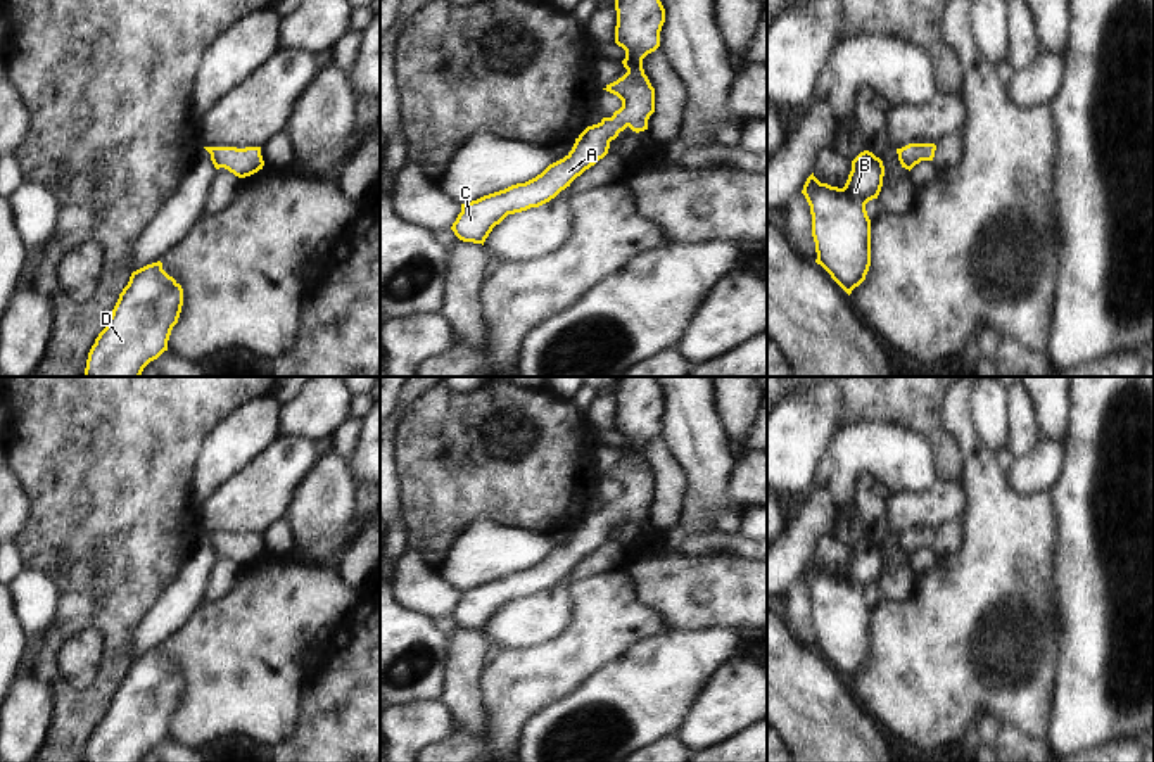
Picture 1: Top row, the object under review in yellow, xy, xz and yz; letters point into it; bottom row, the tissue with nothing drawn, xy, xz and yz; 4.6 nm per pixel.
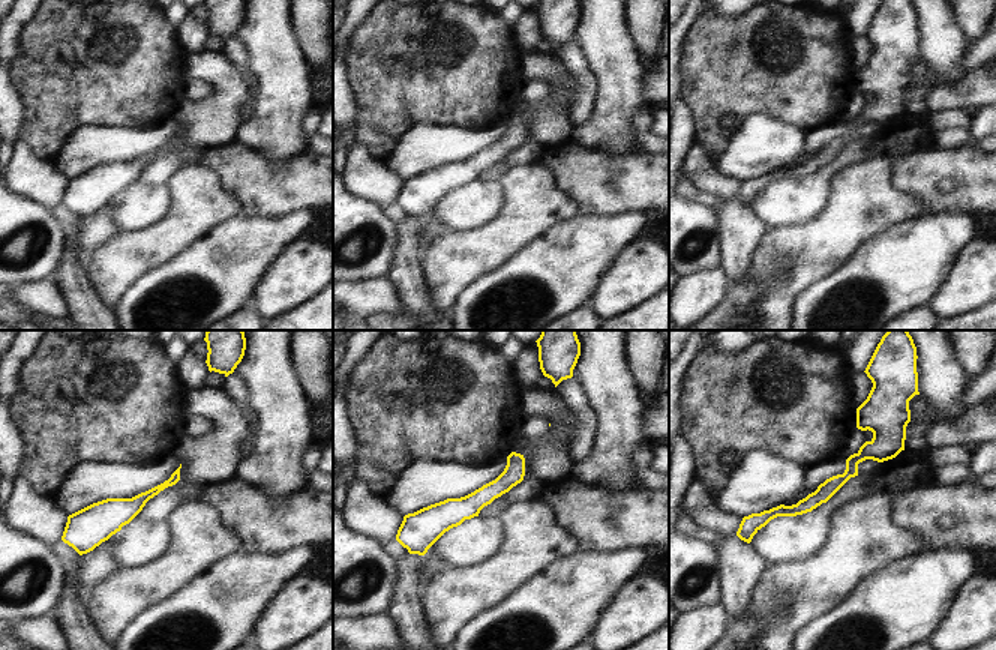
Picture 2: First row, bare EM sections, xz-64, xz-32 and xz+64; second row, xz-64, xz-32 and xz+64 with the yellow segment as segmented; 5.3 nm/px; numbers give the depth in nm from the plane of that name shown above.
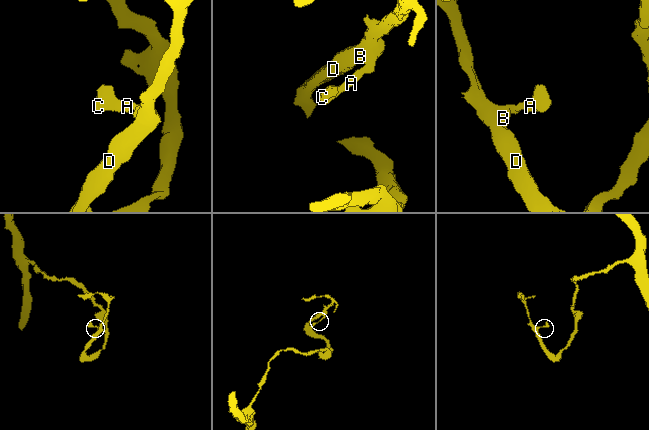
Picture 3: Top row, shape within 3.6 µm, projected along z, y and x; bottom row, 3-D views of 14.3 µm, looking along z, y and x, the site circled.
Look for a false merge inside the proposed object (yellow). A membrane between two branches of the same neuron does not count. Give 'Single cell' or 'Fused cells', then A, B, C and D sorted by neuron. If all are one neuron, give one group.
Single cell. Groups: A B C D.

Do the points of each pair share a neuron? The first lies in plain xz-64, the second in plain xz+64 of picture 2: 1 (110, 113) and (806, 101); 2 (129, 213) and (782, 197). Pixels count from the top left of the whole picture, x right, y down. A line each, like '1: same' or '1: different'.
1: same
2: same

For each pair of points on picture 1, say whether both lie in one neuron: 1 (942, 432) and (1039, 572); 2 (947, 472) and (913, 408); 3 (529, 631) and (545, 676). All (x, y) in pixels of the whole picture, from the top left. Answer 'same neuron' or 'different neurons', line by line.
1: different neurons
2: same neuron
3: different neurons

